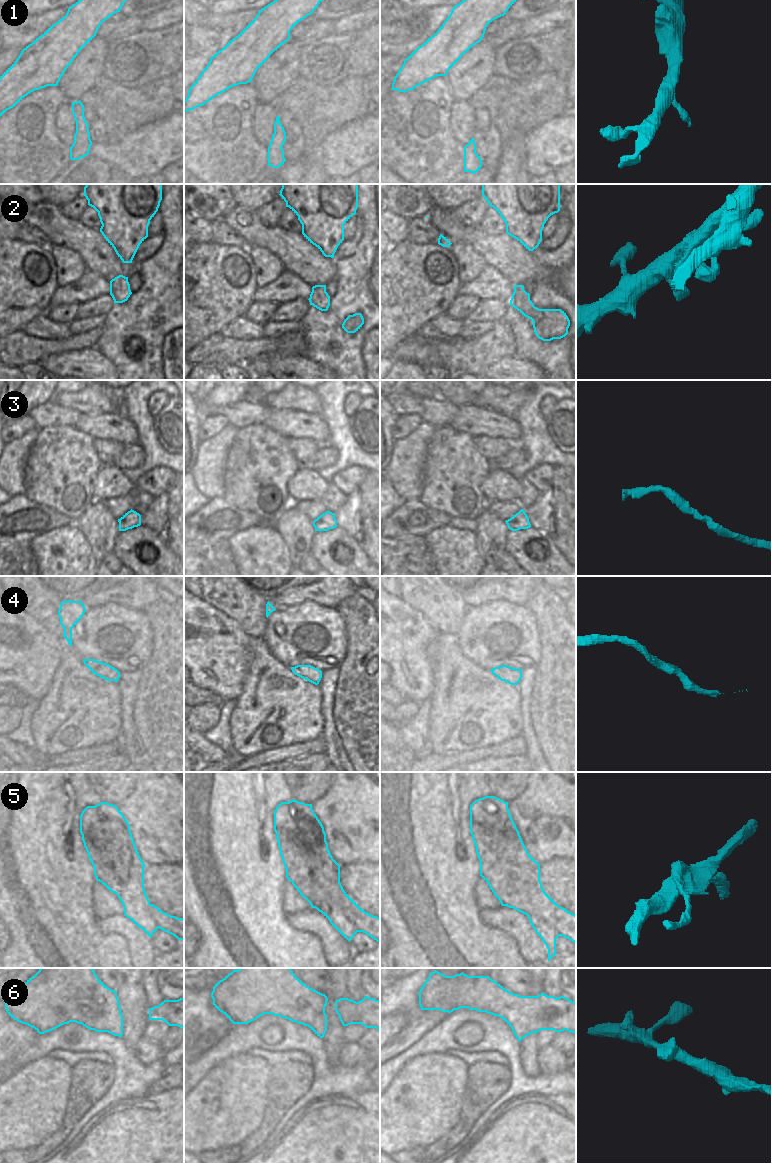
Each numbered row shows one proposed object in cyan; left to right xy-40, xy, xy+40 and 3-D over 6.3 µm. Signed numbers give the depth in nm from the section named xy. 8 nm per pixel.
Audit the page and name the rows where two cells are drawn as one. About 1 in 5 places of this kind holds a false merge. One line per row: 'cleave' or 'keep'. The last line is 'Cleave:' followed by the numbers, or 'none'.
1: keep
2: keep
3: keep
4: keep
5: cleave
6: keep
Cleave: 5

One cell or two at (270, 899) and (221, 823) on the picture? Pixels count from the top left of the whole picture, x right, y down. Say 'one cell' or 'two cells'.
one cell

